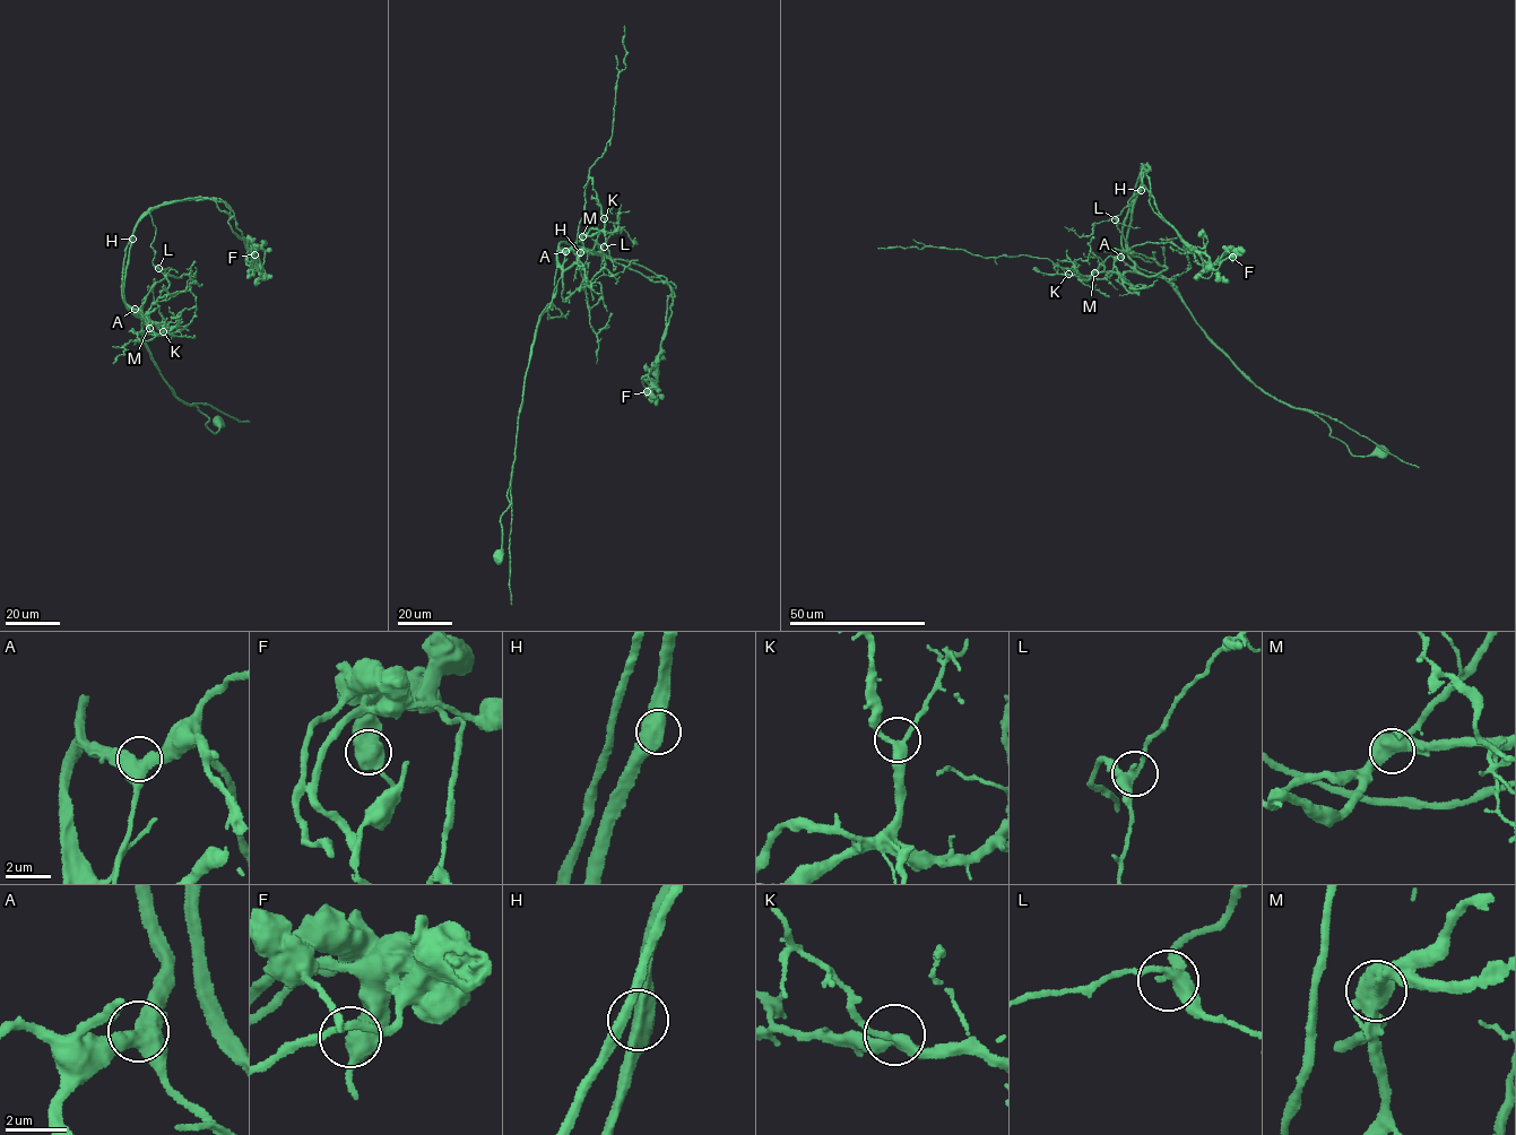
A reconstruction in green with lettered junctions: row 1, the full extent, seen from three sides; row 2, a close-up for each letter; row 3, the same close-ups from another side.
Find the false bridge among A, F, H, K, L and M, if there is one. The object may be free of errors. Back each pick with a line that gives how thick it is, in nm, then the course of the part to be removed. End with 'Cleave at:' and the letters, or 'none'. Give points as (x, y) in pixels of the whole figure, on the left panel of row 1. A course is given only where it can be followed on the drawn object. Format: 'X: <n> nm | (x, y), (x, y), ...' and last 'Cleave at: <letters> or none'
M: 550 nm | (148, 328), (137, 309), (145, 318), (141, 334), (153, 362), (176, 397), (250, 422)
Cleave at: M

